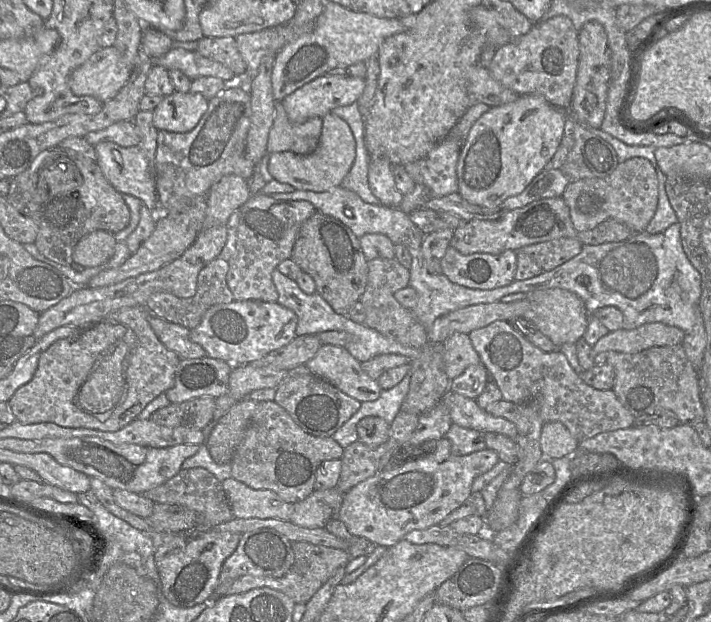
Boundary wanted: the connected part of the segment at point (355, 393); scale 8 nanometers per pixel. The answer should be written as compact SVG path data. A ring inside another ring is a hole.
M322 345L305 366L311 374L330 382L360 402L375 401L381 394L377 380L367 375L361 368L361 362L345 347Z

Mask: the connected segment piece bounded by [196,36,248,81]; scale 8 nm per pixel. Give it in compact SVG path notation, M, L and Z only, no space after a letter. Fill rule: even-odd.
M207 37L198 40L196 50L200 55L229 68L237 78L248 81L247 65L236 45L236 37Z

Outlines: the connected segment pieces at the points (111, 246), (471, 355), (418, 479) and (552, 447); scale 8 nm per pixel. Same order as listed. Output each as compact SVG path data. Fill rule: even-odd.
M93 231L76 243L72 252L72 262L83 268L102 265L113 256L116 244L113 233Z
M455 333L442 344L444 370L450 381L461 375L469 366L481 363L468 334Z
M446 437L427 442L420 446L415 454L417 453L420 456L415 460L402 467L380 470L344 494L338 519L352 535L366 538L378 546L392 547L413 530L423 530L439 524L471 495L474 479L492 469L499 461L498 454L488 448L464 456L453 455L451 443Z
M559 421L545 422L541 432L541 449L544 458L556 459L572 455L578 449L579 441Z

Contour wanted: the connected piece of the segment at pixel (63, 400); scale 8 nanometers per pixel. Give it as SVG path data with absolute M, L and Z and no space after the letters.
M124 307L77 335L55 341L41 353L33 378L18 388L7 404L21 424L48 422L66 428L118 431L134 421L148 403L174 386L180 359L156 336L145 307Z

